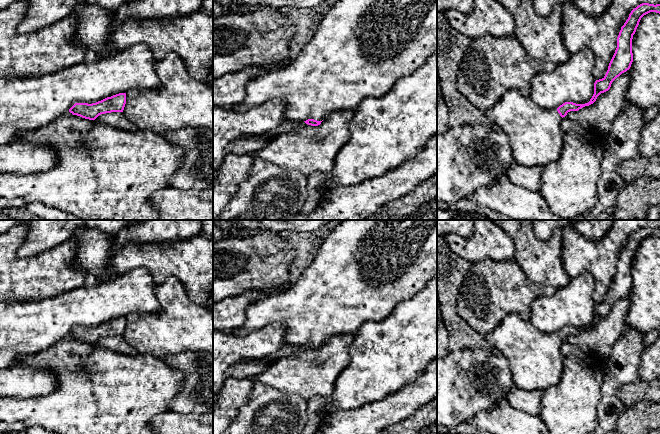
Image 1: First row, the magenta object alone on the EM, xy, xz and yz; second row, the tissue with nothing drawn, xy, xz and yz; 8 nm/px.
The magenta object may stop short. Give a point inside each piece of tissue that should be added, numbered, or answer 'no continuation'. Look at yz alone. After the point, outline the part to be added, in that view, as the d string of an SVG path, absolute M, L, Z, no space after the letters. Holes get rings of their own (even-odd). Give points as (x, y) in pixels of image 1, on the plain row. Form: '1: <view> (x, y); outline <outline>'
1: yz (535, 362); outline M512 313L485 335L485 339L508 358L515 387L545 391L560 382L562 341L557 333L541 332L530 320Z

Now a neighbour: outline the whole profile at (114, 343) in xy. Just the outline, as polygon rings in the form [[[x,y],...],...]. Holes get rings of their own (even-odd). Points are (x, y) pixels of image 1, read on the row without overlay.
[[[123,336],[101,338],[95,343],[95,345],[115,352],[135,353],[134,348],[128,345]]]

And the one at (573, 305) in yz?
[[[584,273],[577,278],[570,279],[567,286],[556,289],[553,295],[543,295],[533,301],[530,321],[541,332],[549,334],[557,333],[565,326],[588,327],[594,318],[596,303],[593,300],[593,293],[595,286],[596,281],[590,273]]]

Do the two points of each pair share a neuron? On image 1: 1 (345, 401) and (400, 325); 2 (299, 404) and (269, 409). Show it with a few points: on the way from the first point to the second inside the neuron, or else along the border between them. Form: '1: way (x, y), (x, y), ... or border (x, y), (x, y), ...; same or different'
1: way (361, 382), (399, 344); same
2: way (292, 409), (276, 409); same

